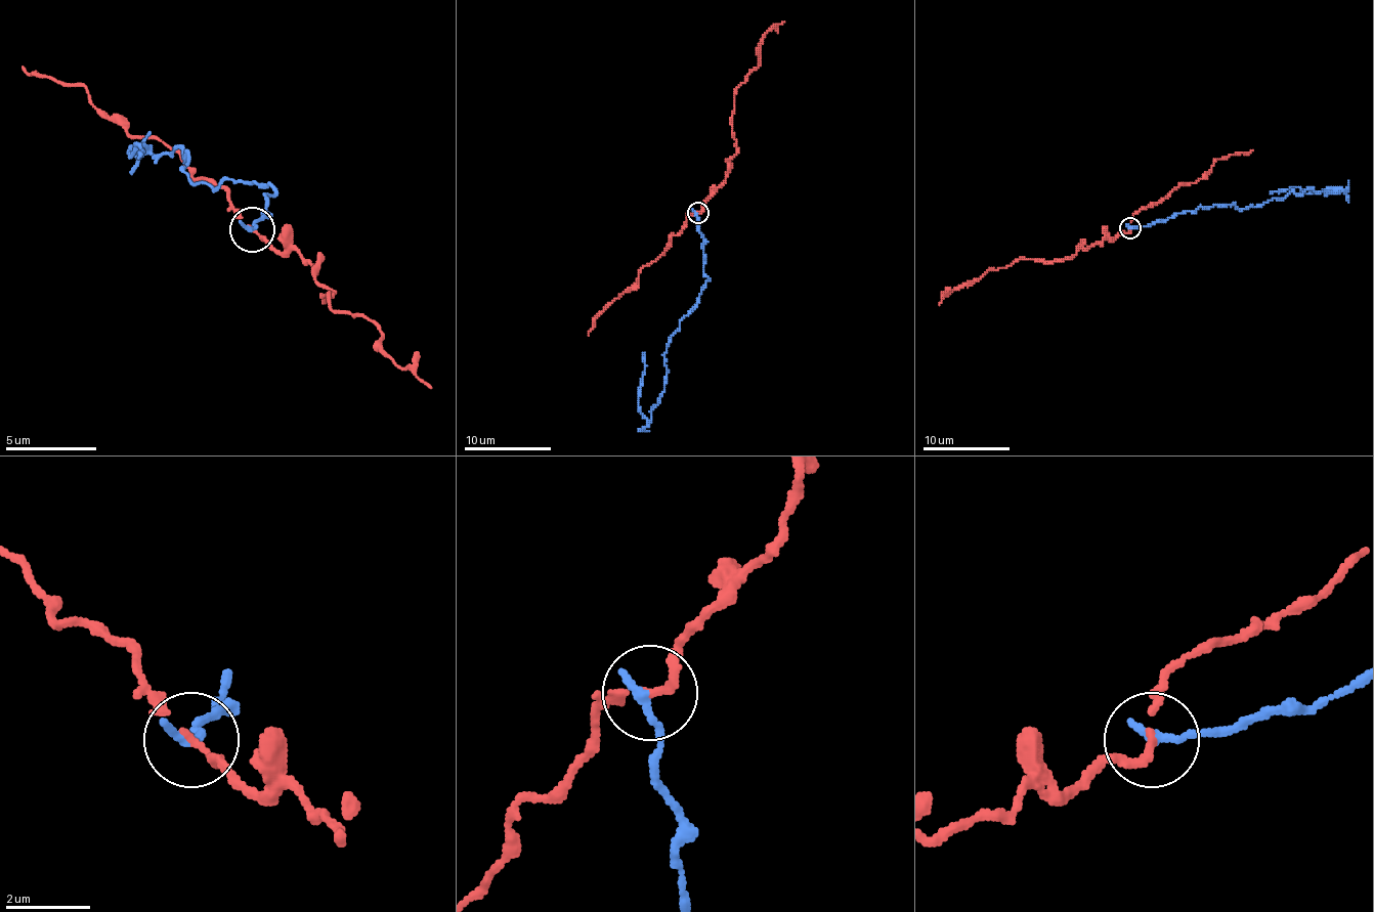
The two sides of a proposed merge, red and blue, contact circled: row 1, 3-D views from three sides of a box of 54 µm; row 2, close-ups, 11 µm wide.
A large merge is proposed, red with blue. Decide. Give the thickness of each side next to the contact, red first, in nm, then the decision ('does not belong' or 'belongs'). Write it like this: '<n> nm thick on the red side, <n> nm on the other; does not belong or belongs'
150 nm thick on the red side, 240 nm on the other; does not belong

